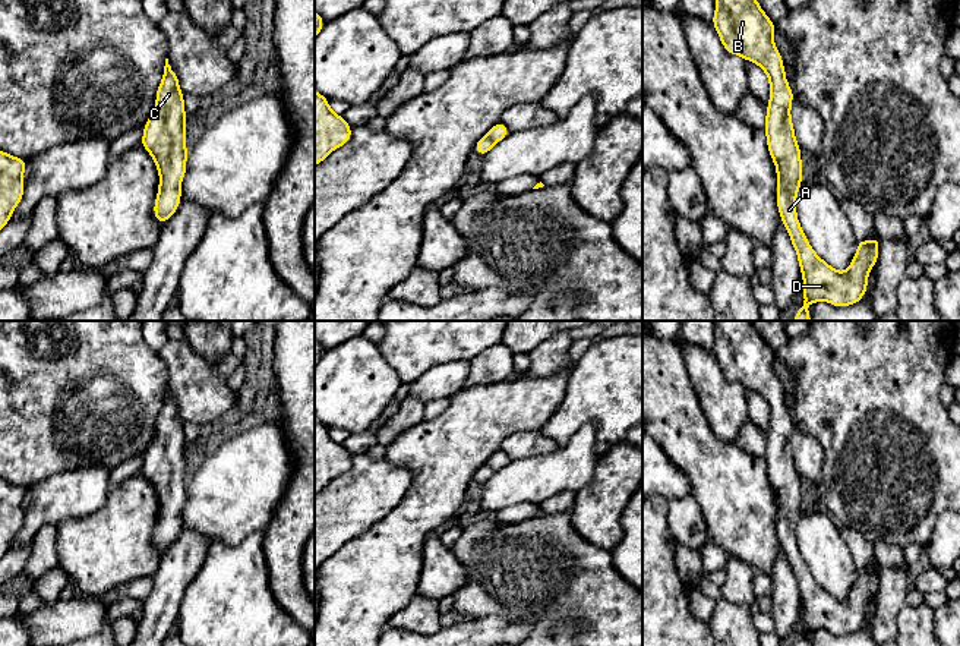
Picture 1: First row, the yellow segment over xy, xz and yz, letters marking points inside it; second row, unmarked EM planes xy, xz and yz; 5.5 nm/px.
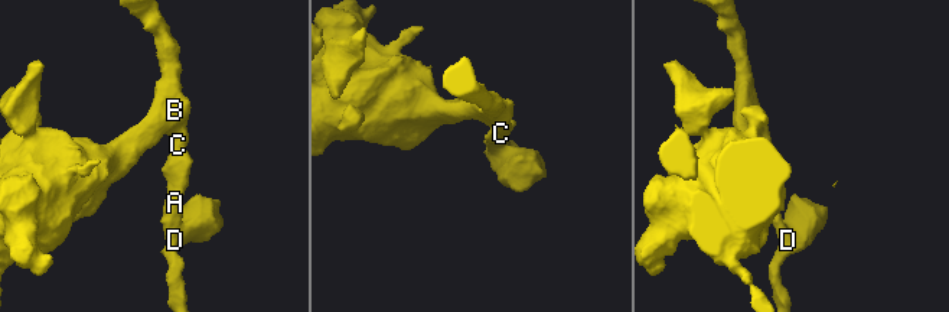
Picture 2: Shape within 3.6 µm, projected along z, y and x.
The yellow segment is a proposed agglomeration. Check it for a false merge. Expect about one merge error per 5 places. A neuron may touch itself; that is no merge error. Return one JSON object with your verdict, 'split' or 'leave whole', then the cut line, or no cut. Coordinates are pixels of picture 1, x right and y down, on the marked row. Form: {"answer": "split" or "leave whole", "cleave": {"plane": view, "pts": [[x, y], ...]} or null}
{"answer": "leave whole", "cleave": null}

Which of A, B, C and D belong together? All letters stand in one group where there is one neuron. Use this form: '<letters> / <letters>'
A B C D

